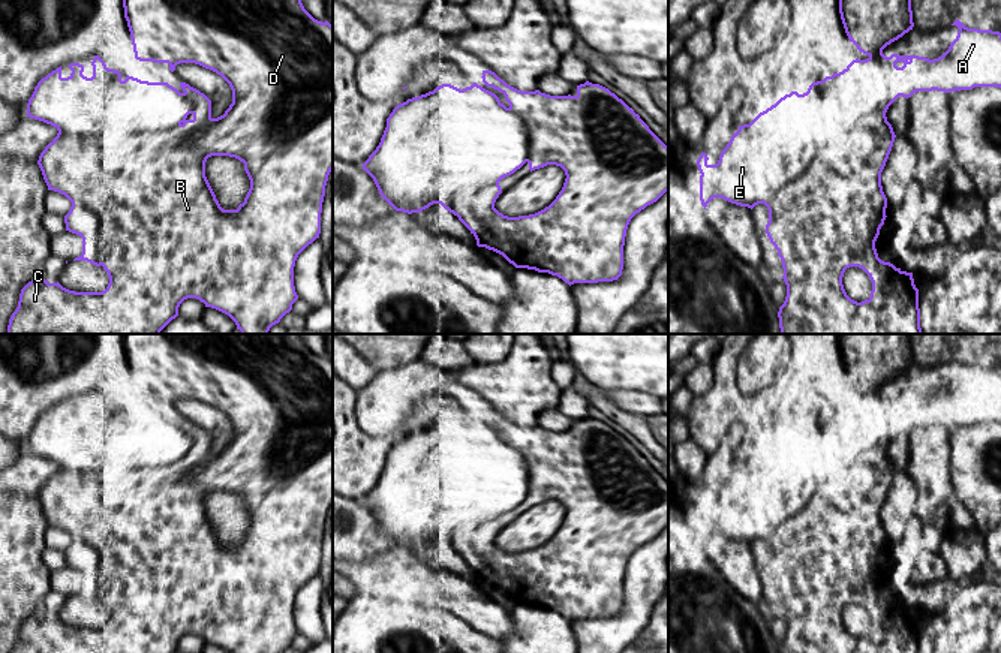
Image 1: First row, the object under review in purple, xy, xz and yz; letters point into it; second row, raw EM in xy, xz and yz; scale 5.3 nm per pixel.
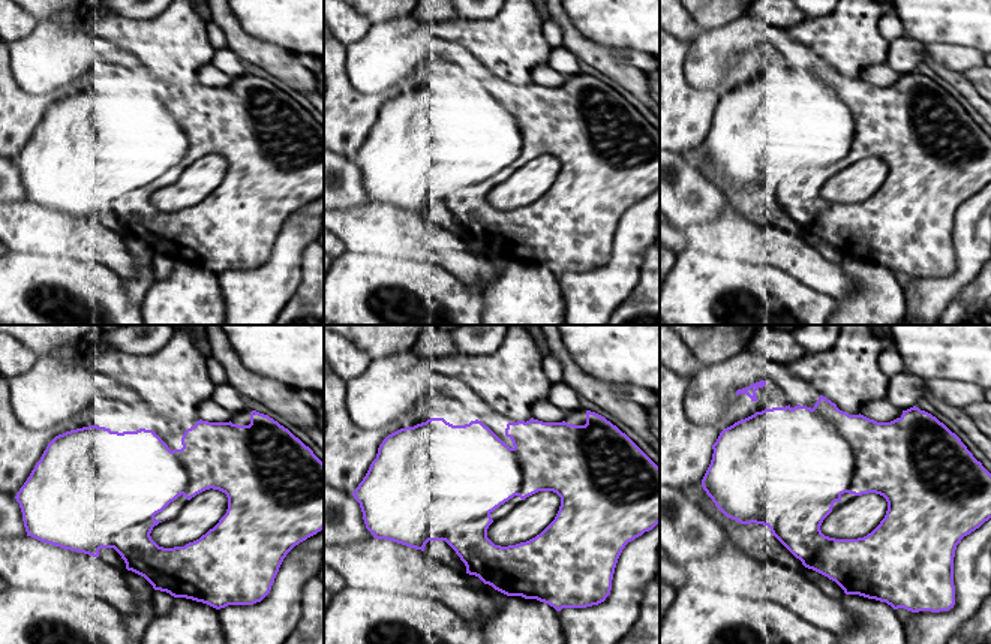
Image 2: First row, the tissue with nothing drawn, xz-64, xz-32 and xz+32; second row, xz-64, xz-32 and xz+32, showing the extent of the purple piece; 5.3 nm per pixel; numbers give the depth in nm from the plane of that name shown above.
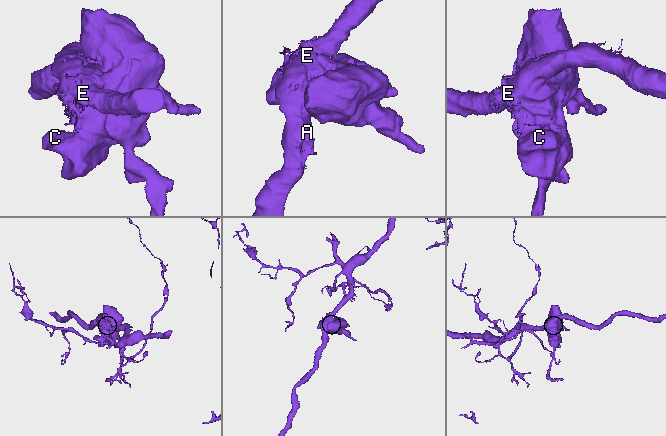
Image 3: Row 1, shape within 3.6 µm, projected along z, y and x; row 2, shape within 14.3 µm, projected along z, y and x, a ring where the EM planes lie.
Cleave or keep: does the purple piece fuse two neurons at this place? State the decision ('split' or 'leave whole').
leave whole

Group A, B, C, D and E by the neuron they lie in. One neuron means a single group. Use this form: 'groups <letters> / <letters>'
groups A B C D E

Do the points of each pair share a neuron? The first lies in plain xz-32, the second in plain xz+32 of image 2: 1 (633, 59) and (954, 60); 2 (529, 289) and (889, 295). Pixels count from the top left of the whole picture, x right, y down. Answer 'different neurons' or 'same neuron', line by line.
1: same neuron
2: same neuron

